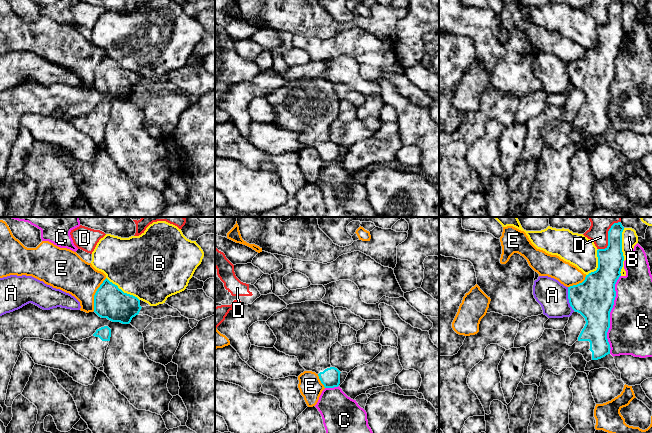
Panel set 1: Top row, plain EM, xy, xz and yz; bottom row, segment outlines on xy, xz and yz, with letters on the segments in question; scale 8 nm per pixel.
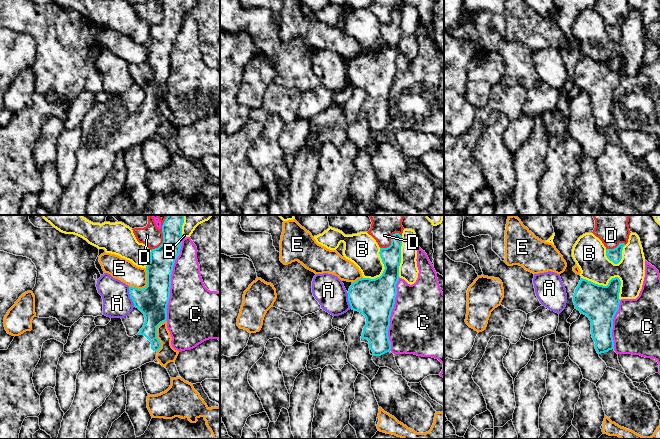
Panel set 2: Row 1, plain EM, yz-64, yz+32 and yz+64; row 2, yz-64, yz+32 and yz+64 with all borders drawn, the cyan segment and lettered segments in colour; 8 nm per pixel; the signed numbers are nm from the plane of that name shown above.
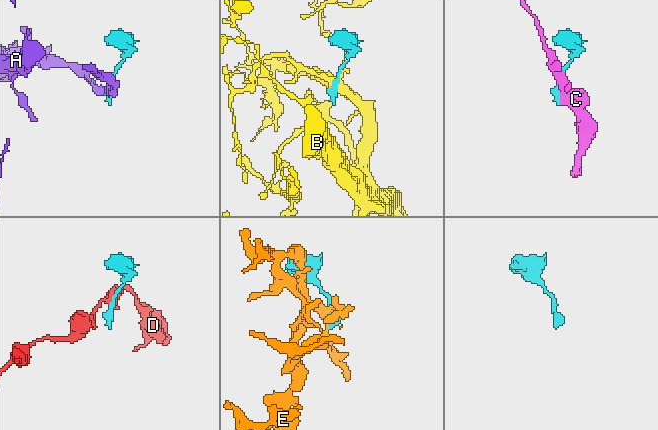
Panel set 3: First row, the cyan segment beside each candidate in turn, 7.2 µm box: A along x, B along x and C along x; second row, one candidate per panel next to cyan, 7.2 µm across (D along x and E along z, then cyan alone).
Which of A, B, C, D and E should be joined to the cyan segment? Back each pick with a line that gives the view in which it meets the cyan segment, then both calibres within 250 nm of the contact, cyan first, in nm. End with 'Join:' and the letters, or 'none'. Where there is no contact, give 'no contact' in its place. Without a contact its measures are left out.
Join: none

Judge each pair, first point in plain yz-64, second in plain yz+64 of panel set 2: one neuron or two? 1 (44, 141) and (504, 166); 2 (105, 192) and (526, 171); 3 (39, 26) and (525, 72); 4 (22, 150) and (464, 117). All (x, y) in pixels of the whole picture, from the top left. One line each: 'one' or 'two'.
1: one
2: two
3: one
4: two

